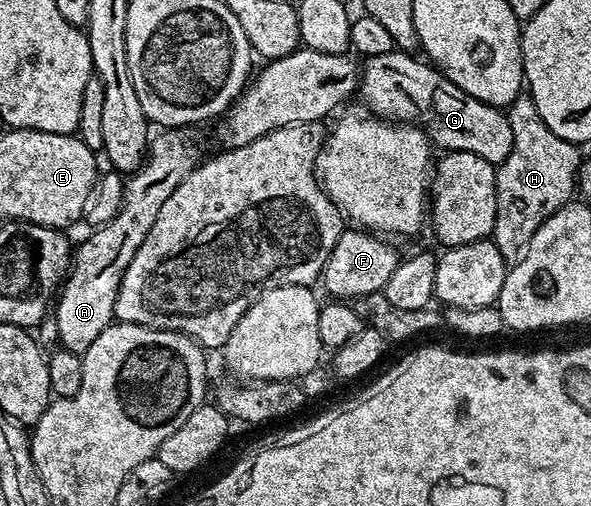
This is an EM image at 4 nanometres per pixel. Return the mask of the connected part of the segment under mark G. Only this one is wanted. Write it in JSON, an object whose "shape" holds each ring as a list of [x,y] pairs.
{"shape":[[[396,51],[366,58],[357,89],[360,94],[363,92],[367,96],[365,103],[372,114],[385,121],[410,123],[422,129],[432,146],[439,148],[440,145],[443,151],[469,151],[473,155],[481,155],[481,159],[496,167],[509,159],[509,151],[513,151],[513,127],[509,127],[506,112],[489,103],[481,103],[481,99],[473,99],[473,95],[465,95],[457,83],[449,80],[434,65],[411,56],[415,55],[407,51]]]}

